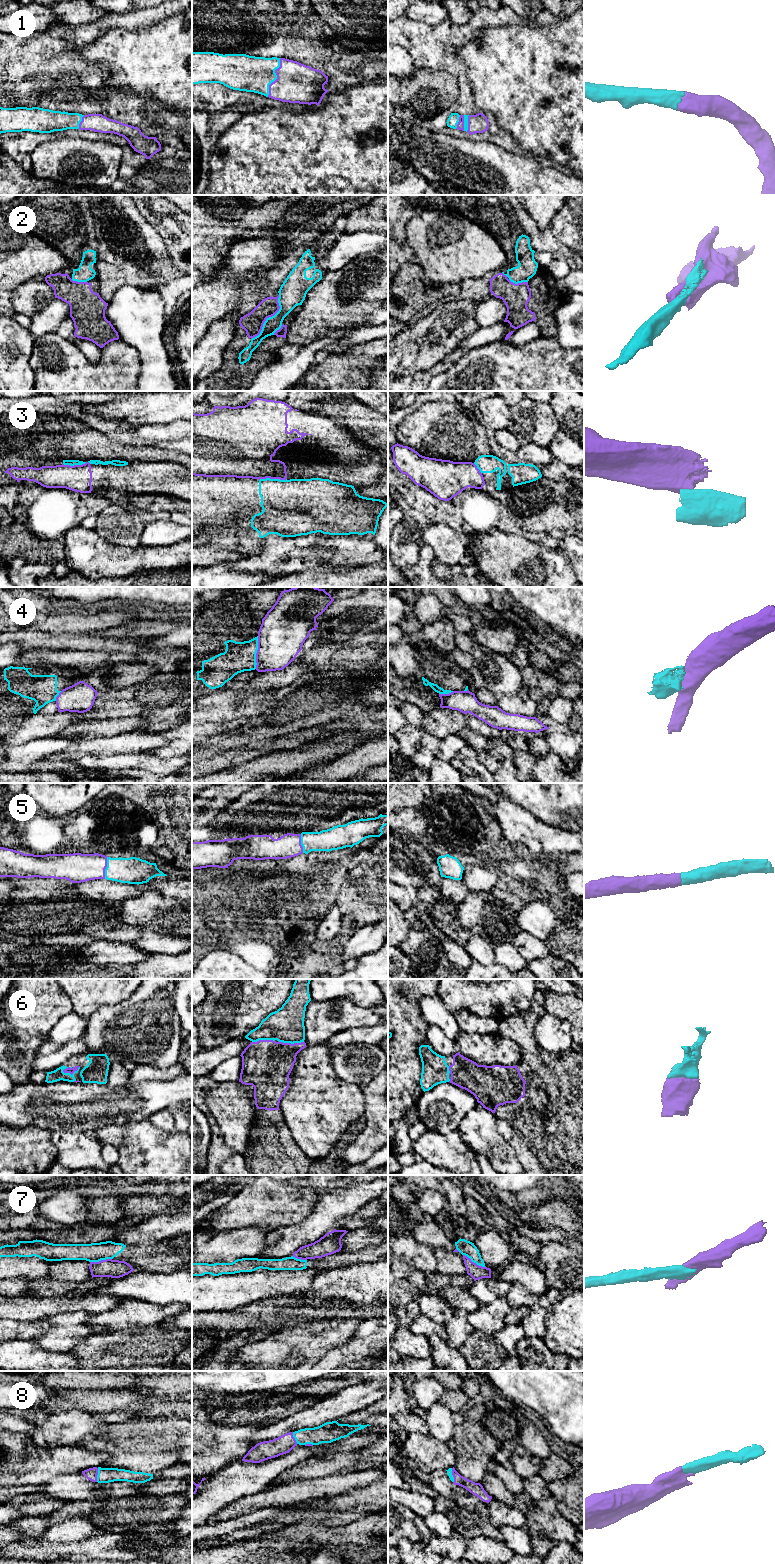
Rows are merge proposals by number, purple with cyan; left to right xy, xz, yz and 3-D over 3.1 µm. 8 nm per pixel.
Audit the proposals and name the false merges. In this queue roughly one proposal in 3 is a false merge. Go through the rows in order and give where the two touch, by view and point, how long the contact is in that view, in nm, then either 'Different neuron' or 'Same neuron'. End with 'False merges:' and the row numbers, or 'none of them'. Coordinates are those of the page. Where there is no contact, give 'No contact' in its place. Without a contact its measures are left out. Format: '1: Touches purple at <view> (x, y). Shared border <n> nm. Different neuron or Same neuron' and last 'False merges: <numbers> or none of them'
1: Touches purple at xz (277, 77). Shared border 320 nm. Same neuron
2: Touches purple at xz (268, 317). Shared border 420 nm. Different neuron
3: Touches purple at xz (272, 478). Shared border 220 nm. Different neuron
4: Touches purple at xz (257, 652). Shared border 260 nm. Different neuron
5: Touches purple at xy (105, 868). Shared border 180 nm. Same neuron
6: Touches purple at xy (71, 1074). Shared border 150 nm. Same neuron
7: Touches purple at yz (473, 1262). Shared border 200 nm. Different neuron
8: Touches purple at xy (97, 1474). Shared border 110 nm. Same neuron
False merges: 2, 3, 4, 7

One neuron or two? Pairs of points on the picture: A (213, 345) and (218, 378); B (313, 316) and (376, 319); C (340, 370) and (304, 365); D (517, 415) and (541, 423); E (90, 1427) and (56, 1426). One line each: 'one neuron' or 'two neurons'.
A: two neurons
B: two neurons
C: two neurons
D: one neuron
E: one neuron

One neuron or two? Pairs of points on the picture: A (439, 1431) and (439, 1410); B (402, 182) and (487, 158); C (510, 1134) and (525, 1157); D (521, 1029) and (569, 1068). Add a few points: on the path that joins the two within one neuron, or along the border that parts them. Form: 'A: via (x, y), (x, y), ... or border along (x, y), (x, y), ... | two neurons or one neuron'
A: via (439, 1426), (439, 1415) | one neuron
B: border along (404, 161), (408, 161), (428, 183) | two neurons
C: via (515, 1140), (523, 1151) | one neuron
D: via (531, 1043), (531, 1046), (555, 1068) | one neuron

